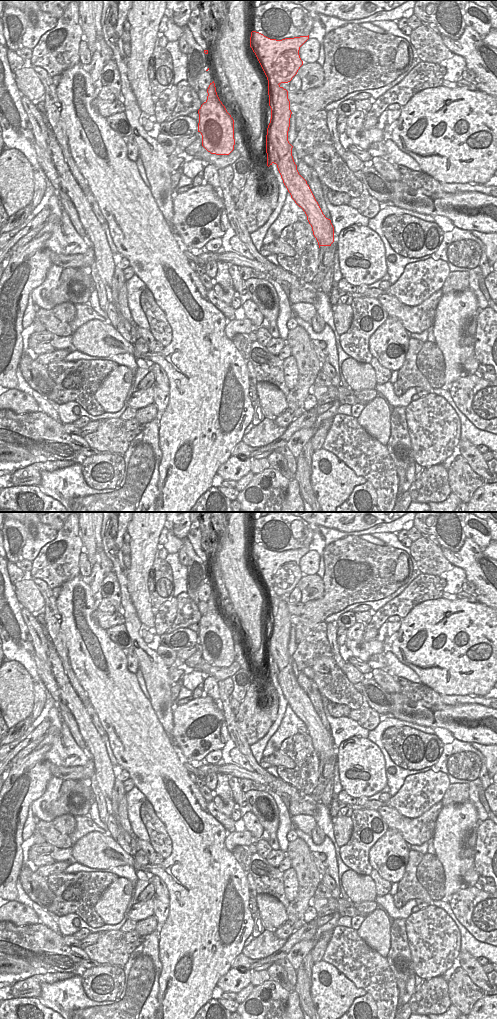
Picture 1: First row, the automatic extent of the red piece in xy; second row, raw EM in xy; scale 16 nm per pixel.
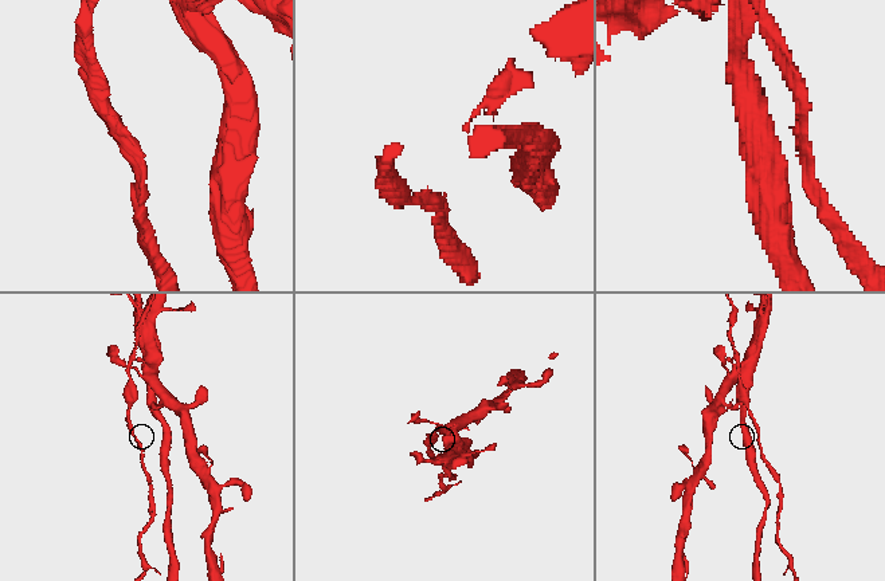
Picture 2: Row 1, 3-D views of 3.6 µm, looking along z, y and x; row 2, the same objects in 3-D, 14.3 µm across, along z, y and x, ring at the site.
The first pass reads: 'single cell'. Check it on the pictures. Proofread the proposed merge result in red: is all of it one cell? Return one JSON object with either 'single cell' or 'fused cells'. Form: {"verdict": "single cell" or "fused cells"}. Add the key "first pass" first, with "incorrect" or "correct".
{"first pass": "incorrect", "verdict": "fused cells"}

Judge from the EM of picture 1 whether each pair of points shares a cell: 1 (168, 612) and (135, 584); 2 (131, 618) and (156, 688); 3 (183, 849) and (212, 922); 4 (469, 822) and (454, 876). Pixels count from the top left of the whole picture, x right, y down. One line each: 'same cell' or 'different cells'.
1: different cells
2: same cell
3: same cell
4: same cell

